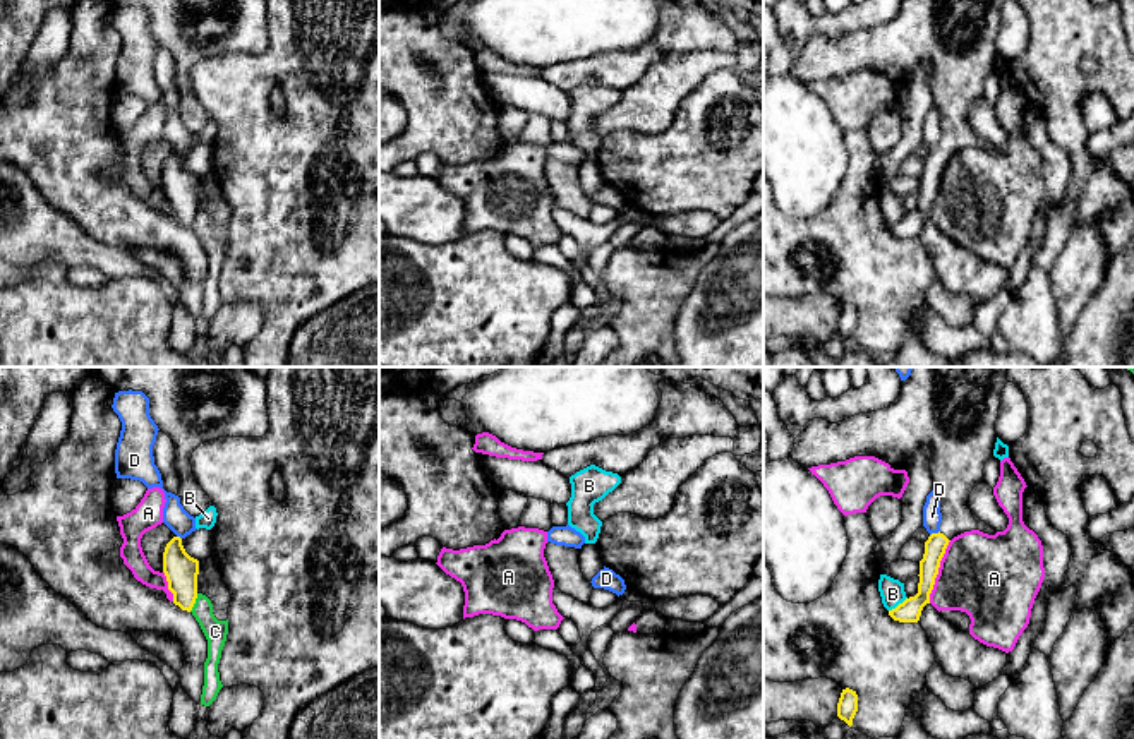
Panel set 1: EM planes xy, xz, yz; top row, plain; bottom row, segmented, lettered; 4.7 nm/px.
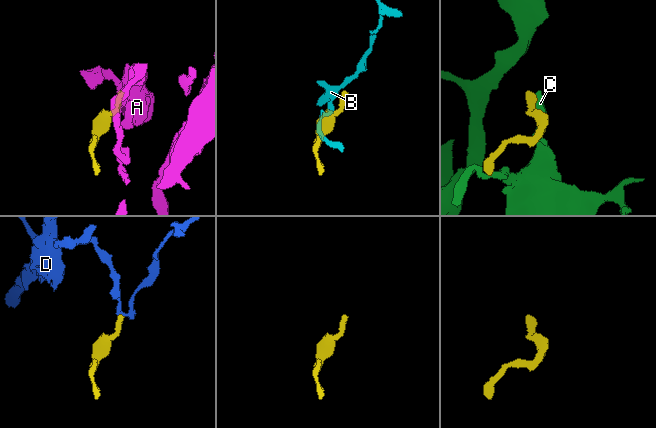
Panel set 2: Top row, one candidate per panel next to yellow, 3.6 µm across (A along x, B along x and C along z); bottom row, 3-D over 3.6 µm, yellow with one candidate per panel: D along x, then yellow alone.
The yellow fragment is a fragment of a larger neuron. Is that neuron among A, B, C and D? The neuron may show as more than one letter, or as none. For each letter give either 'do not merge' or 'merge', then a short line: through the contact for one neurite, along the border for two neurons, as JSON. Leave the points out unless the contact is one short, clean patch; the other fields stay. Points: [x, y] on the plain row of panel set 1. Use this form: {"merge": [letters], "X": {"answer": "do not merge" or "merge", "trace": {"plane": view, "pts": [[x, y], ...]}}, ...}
{"merge": [], "A": {"answer": "do not merge", "trace": {"plane": "yz", "pts": [[951, 156], [940, 177], [928, 218]]}}, "B": {"answer": "do not merge", "trace": {"plane": "yz", "pts": [[906, 213], [889, 227]]}}, "C": {"answer": "do not merge", "trace": {"plane": "xy", "pts": [[198, 210], [189, 227]]}}, "D": {"answer": "do not merge", "trace": {"plane": "yz", "pts": [[939, 146], [930, 151]]}}}

